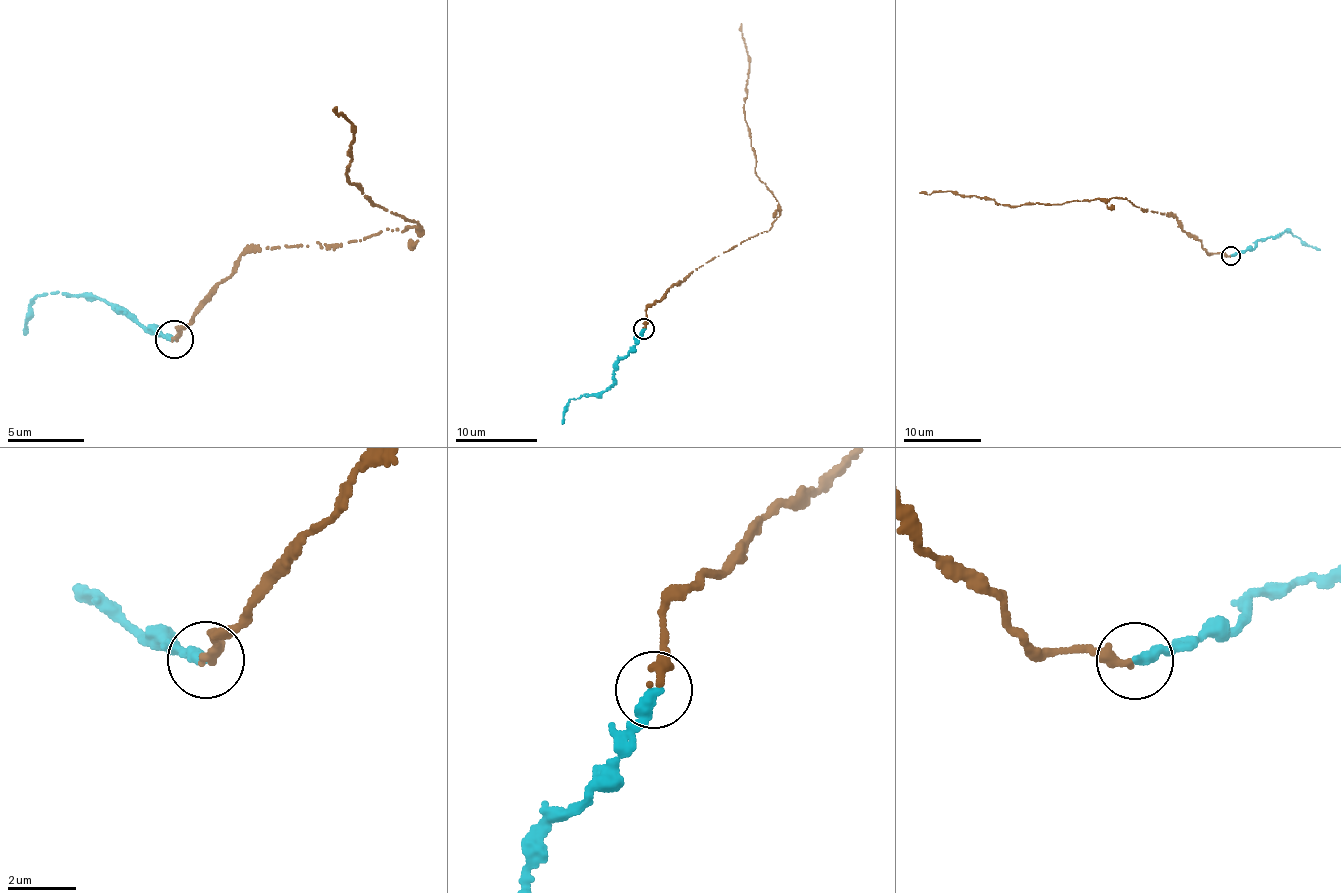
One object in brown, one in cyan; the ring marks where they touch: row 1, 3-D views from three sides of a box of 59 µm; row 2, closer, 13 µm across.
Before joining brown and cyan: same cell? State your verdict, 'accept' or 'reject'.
accept

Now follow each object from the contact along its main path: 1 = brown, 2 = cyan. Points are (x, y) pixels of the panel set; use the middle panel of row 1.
1: (644, 327), (650, 305), (714, 256), (768, 231), (780, 214), (755, 173), (743, 104), (750, 57), (741, 24)
2: (644, 329), (632, 349), (616, 364), (612, 381), (600, 394), (570, 400), (561, 423)

